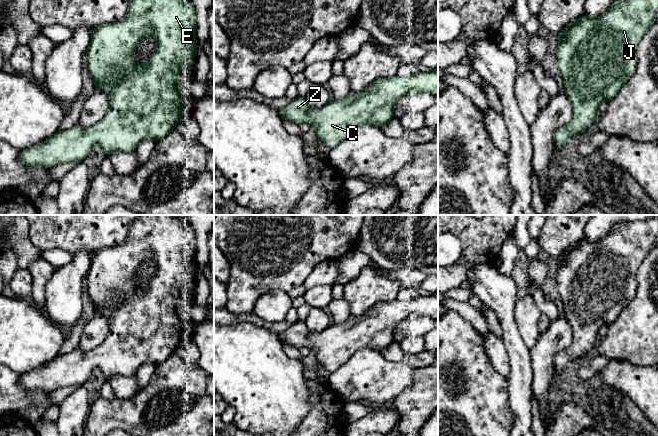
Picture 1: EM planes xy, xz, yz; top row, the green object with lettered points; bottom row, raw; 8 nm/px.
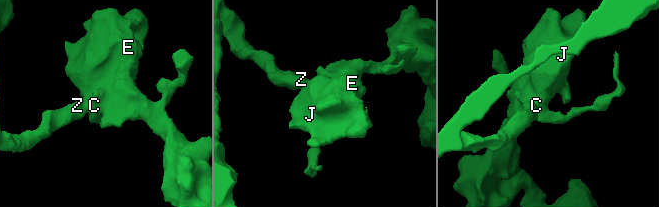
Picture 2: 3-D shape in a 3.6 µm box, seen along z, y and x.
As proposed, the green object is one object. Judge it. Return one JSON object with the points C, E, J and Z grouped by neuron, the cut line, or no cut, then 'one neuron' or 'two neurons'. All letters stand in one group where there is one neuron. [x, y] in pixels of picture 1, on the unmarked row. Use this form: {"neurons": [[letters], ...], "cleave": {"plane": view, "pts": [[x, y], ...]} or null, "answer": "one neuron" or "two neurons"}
{"neurons": [["C", "E", "J", "Z"]], "cleave": null, "answer": "one neuron"}

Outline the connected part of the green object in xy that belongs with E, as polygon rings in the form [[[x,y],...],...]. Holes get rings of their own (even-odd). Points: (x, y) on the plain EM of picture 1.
[[[140,215],[131,224],[131,227],[127,234],[126,241],[123,244],[113,246],[110,248],[100,249],[92,255],[91,266],[86,275],[86,279],[87,279],[86,288],[94,306],[94,313],[100,310],[109,319],[110,326],[109,326],[107,337],[100,345],[94,348],[91,352],[85,352],[79,348],[76,348],[70,353],[58,354],[53,360],[46,363],[45,366],[42,368],[34,369],[30,372],[20,374],[19,383],[26,390],[43,390],[47,392],[53,392],[59,388],[66,387],[66,386],[83,385],[89,379],[95,367],[99,368],[103,372],[106,381],[108,381],[111,377],[116,375],[131,376],[136,373],[137,369],[141,365],[143,364],[159,365],[162,362],[164,362],[167,358],[169,358],[174,352],[176,352],[182,340],[186,338],[183,329],[185,321],[181,320],[179,317],[179,311],[177,309],[177,301],[181,296],[182,288],[185,286],[192,286],[195,283],[196,276],[197,276],[197,264],[195,261],[195,256],[196,256],[195,233],[193,228],[190,225],[184,224],[184,219],[185,218],[180,218],[177,217],[176,215]],[[149,257],[153,257],[155,259],[156,273],[154,277],[151,279],[151,281],[148,283],[147,287],[145,289],[140,289],[139,286],[135,283],[134,274],[138,270],[140,264],[143,263]]]

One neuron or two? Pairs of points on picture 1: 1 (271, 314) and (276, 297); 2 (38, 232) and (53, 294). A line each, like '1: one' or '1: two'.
1: one
2: two

